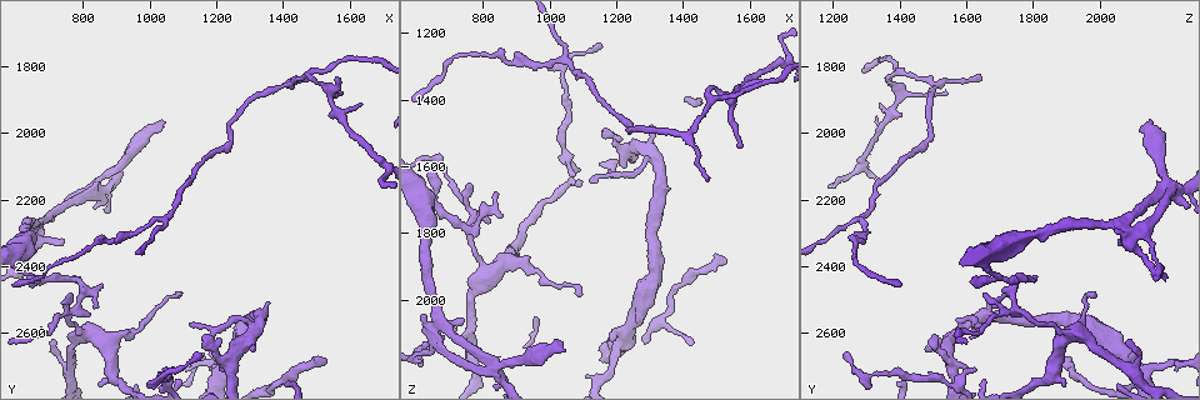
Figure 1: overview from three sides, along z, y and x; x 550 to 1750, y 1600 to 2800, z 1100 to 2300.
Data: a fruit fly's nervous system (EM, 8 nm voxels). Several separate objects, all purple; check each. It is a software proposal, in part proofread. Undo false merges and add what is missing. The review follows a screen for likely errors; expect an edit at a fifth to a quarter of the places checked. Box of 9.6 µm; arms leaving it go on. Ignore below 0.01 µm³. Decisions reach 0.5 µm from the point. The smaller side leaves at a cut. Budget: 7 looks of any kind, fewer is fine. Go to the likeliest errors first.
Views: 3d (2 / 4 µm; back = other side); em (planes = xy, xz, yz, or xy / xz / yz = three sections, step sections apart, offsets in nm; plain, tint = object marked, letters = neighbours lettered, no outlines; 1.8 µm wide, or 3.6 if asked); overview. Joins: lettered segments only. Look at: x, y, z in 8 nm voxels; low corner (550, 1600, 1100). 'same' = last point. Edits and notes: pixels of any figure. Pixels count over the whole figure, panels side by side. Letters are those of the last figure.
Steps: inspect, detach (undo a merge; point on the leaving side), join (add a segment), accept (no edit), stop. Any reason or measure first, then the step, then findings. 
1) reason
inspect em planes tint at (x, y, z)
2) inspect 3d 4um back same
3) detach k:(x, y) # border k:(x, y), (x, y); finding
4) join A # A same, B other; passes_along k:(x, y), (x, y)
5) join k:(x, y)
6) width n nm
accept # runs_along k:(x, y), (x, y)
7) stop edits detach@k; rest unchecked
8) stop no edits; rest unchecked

three arms meet
inspect em planes letters at (820, 2180, 2190)

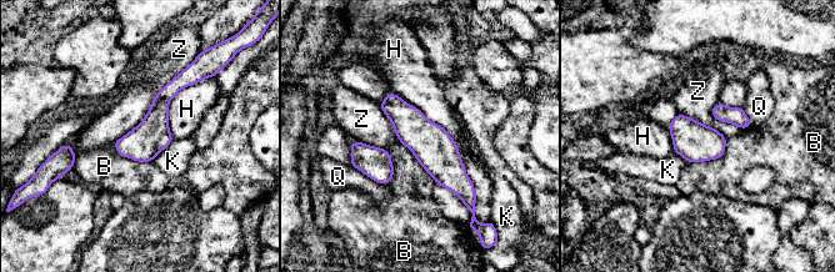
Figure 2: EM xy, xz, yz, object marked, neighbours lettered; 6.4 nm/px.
detach 2:(190, 75) # B other, H other, K other, Q other, Z other; border 2:(169, 100), (161, 100), (151, 106); two cells meet here

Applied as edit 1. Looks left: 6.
thick turns thin
inspect 3d 2um back at (1550, 1870, 1400)

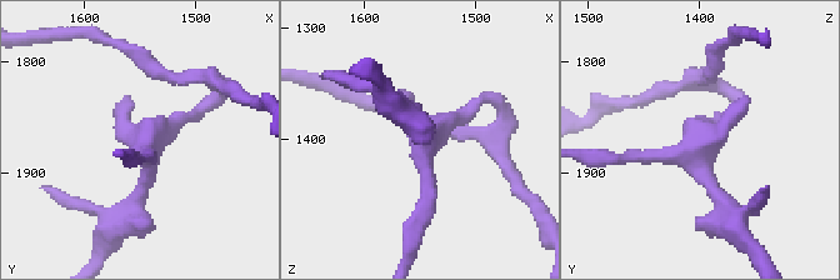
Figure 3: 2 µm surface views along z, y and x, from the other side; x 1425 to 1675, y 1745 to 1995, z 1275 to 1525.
now the EM
inspect em planes letters at (1542, 1866, 1392)

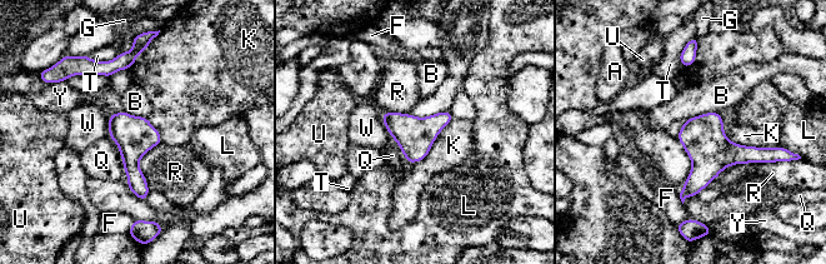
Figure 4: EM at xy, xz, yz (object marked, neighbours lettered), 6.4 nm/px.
accept # A other, B other, F other, G other, K other, L other, Q other, R other, T other, U other, W other, Y other; continuous, no second cell

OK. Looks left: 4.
stop edits detach@2; rest unchecked

